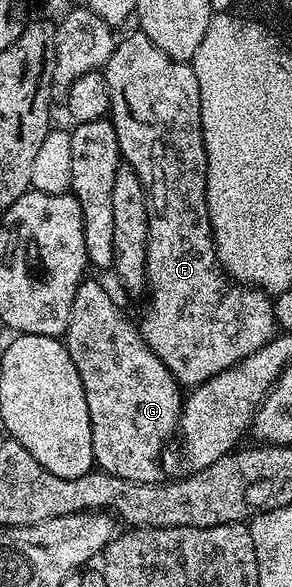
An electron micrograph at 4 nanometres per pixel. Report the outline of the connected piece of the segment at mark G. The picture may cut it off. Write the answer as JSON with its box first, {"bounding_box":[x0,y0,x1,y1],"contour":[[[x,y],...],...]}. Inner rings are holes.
{"bounding_box":[64,277,184,483],"contour":[[[91,277],[83,278],[82,283],[76,289],[76,297],[72,305],[72,317],[68,321],[68,329],[64,336],[64,342],[68,353],[72,357],[72,365],[76,365],[76,369],[80,373],[80,381],[84,385],[84,397],[88,397],[88,417],[92,421],[92,453],[94,454],[94,462],[101,470],[107,471],[109,475],[120,477],[124,481],[132,481],[133,483],[157,483],[163,478],[162,475],[162,450],[166,447],[166,442],[170,439],[170,434],[178,431],[178,418],[182,415],[182,405],[184,402],[183,392],[180,390],[180,384],[172,377],[172,373],[164,365],[164,361],[160,361],[160,357],[156,357],[156,353],[152,353],[152,349],[148,349],[148,345],[142,340],[141,330],[122,312],[122,307]]]}

